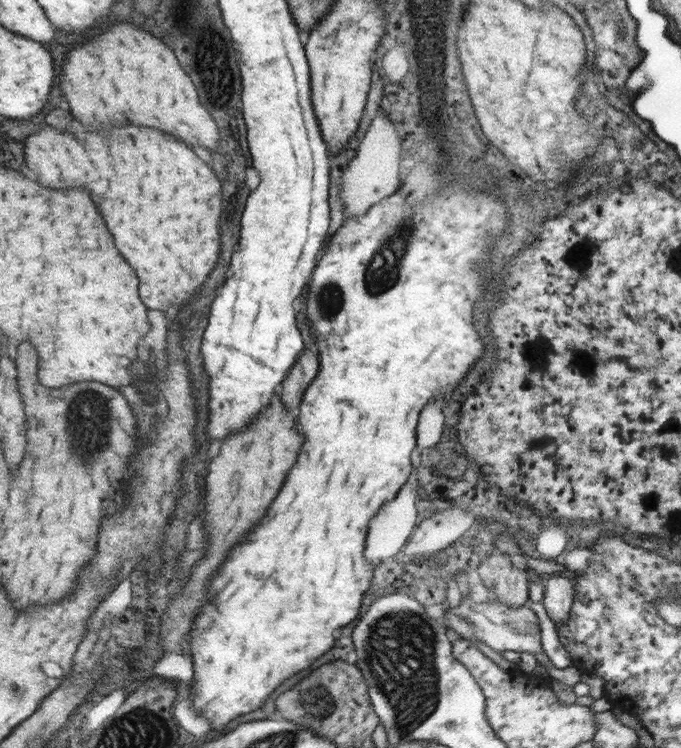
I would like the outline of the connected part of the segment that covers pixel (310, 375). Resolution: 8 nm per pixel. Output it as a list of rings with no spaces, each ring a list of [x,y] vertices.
[[[308,350],[306,355],[300,356],[299,362],[295,364],[295,368],[292,368],[291,374],[287,376],[279,396],[282,396],[284,403],[286,403],[287,408],[291,409],[291,412],[300,406],[304,390],[314,380],[314,376],[320,368],[318,360],[317,353]]]

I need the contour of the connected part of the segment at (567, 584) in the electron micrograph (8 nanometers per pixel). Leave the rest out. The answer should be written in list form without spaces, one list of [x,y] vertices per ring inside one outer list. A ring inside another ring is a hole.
[[[566,573],[552,574],[544,579],[544,597],[542,603],[554,625],[566,623],[576,592],[574,579]]]

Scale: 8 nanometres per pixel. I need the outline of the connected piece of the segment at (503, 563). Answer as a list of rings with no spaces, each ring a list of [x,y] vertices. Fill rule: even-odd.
[[[500,554],[482,562],[479,577],[488,589],[489,602],[504,602],[504,605],[522,607],[529,598],[528,568],[516,568],[511,556]]]

